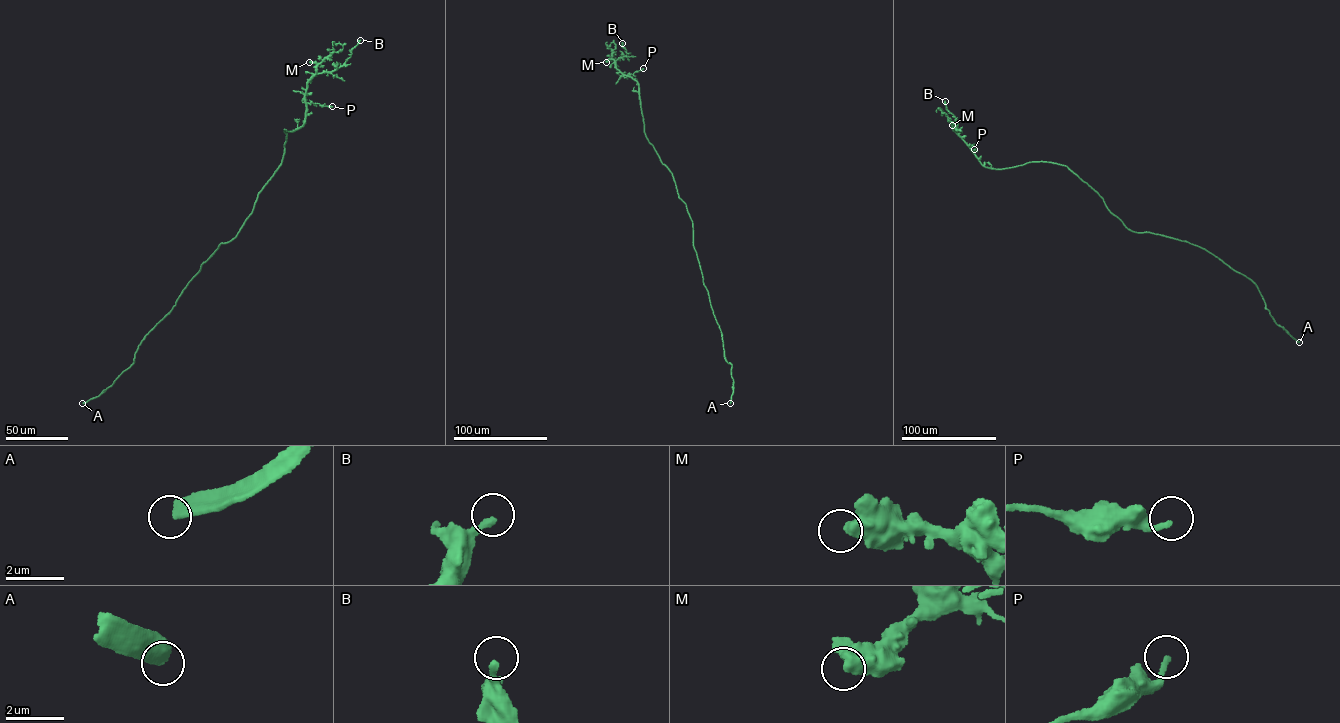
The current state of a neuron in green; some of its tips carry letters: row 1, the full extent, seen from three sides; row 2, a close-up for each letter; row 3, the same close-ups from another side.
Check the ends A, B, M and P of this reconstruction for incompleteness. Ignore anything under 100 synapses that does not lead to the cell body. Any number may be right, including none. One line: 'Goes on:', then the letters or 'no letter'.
Goes on: A

